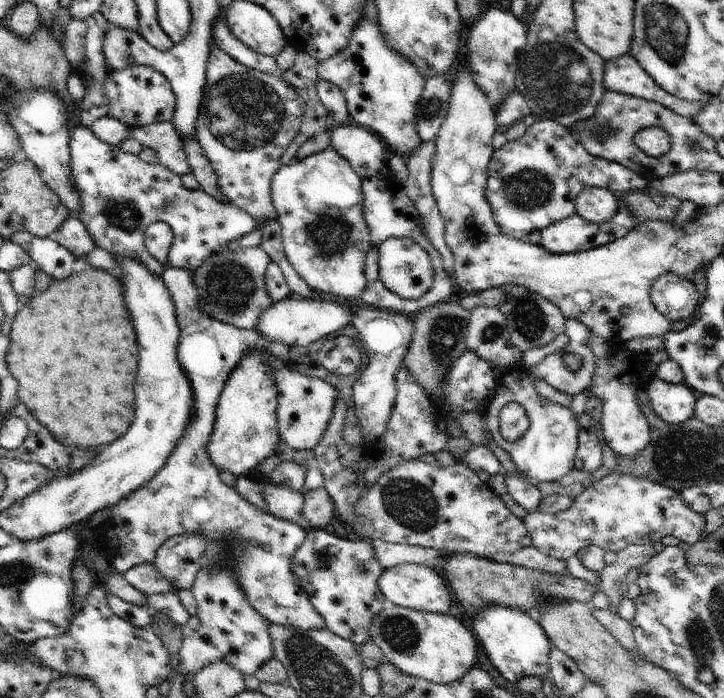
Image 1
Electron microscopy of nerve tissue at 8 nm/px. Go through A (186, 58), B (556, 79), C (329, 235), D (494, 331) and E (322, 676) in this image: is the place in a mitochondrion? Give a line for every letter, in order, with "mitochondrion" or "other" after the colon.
A: other
B: mitochondrion
C: mitochondrion
D: mitochondrion
E: mitochondrion

